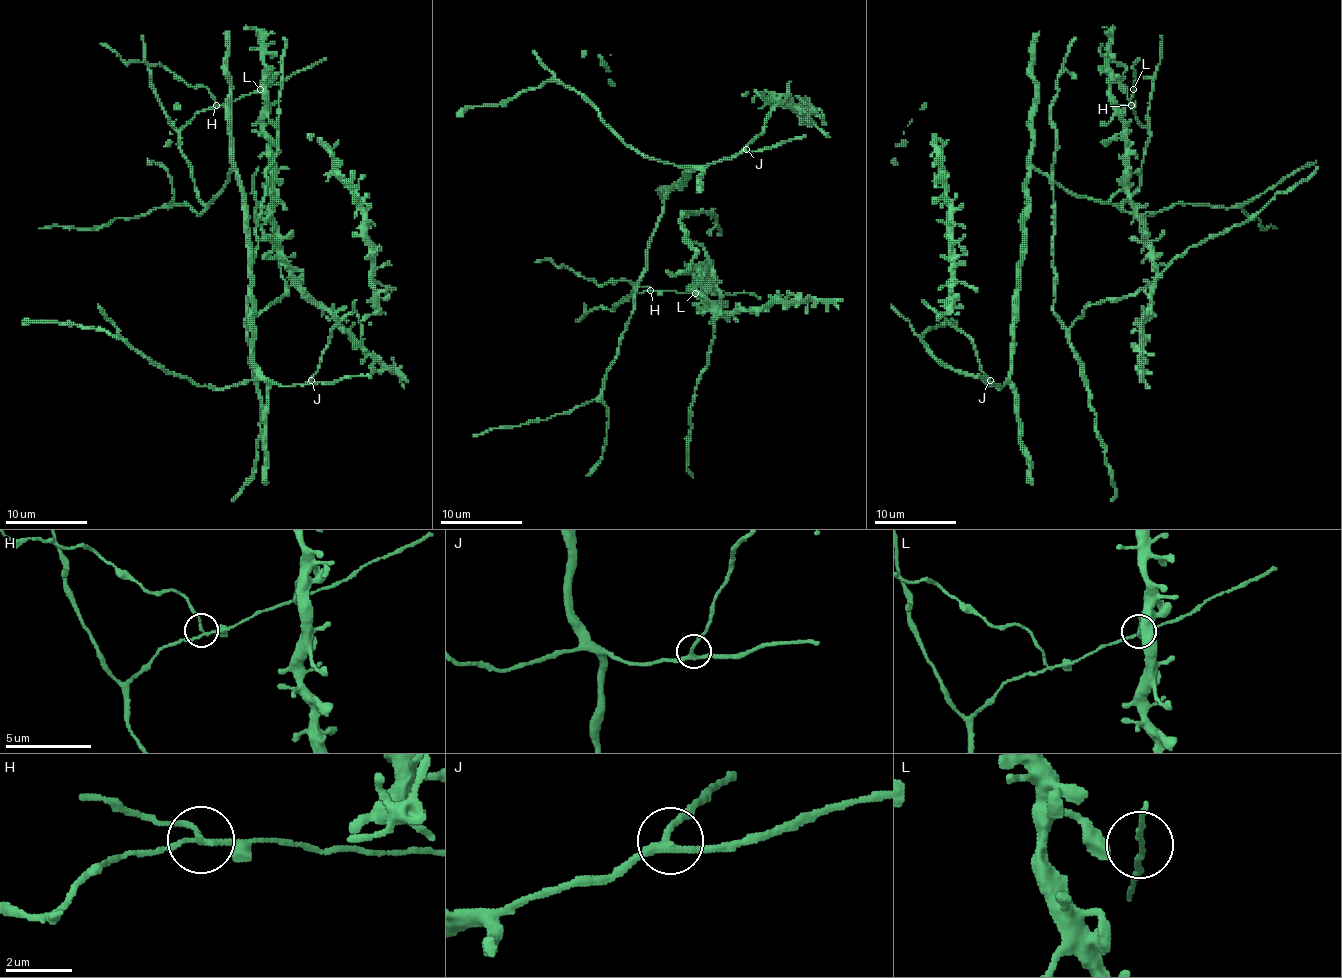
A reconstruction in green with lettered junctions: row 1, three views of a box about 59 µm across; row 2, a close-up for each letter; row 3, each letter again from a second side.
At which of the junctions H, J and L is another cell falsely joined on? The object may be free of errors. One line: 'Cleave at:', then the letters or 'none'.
Cleave at: H

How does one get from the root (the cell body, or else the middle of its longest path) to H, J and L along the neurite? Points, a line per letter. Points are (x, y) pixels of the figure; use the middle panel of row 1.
H: (635, 285), (631, 297), (617, 303), (615, 309), (631, 293), (650, 291)
J: (635, 285), (645, 266), (650, 237), (662, 213), (666, 194), (688, 172), (736, 157), (746, 149)
L: (635, 285), (631, 297), (617, 303), (615, 309), (631, 293), (695, 293)

